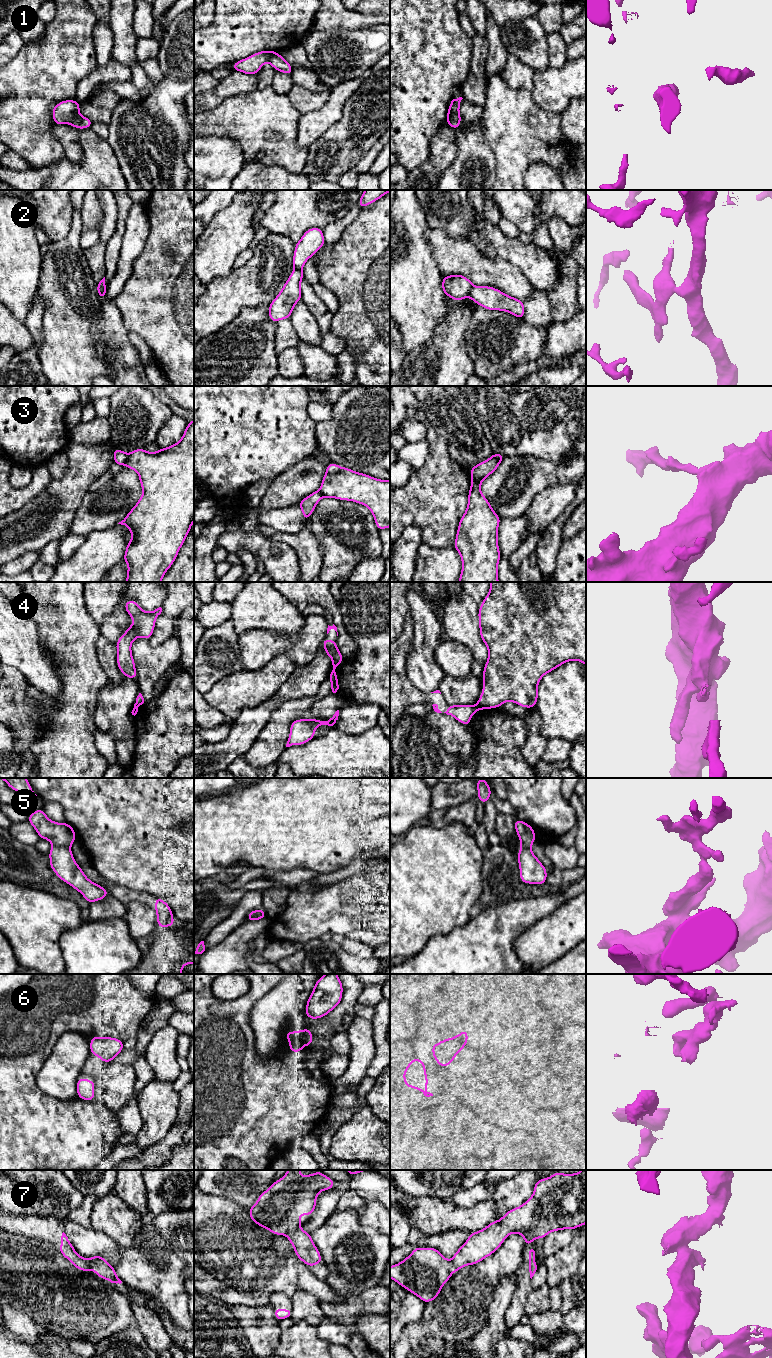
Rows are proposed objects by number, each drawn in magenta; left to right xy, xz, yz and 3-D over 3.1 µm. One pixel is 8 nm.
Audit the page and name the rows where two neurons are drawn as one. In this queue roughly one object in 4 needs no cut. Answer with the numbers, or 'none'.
1, 2, 3, 4, 5, 6, 7

